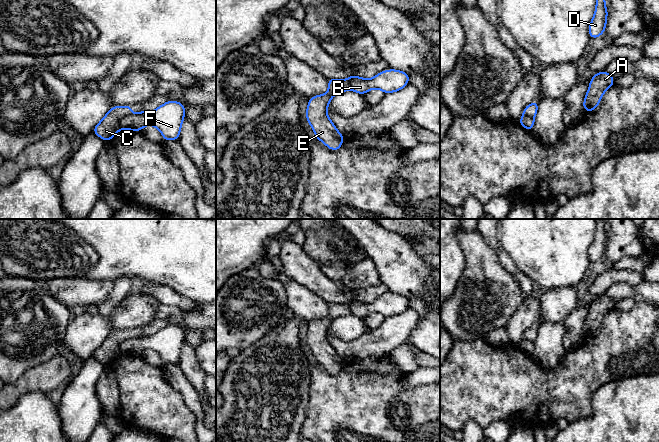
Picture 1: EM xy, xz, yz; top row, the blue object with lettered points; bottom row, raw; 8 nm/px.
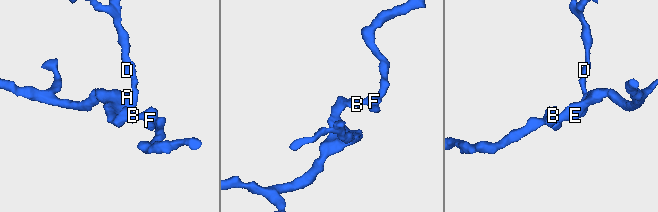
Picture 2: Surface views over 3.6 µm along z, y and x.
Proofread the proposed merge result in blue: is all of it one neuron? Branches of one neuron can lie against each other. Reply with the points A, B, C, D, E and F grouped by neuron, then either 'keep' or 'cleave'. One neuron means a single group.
A C D E / B F; cleave

